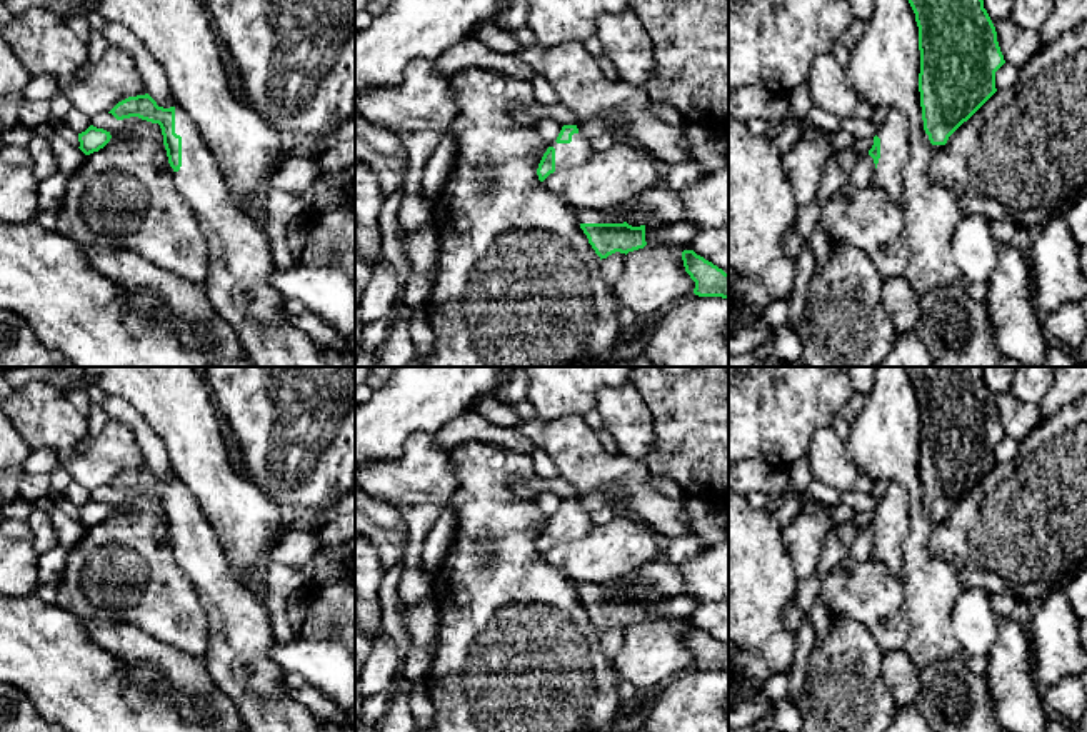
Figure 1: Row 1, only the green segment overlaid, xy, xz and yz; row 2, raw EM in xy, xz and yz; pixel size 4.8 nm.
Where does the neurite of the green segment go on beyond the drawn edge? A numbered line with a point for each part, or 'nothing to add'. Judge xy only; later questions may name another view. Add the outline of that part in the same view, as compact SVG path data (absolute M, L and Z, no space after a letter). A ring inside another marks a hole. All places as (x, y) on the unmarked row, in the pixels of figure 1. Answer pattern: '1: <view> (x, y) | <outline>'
1: xy (239, 661) | M175 480L175 507L182 510L182 540L173 545L173 555L208 617L205 667L213 682L237 705L248 732L322 732L320 720L290 695L287 672L270 659L270 647L277 642L265 605L253 599L242 580L230 575L213 529L180 480Z

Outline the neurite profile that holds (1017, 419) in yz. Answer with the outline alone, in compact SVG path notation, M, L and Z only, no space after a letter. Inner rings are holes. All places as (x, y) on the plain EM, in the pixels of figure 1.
M1010 392L992 394L992 397L1005 437L1020 442L1042 420L1037 404L1022 402Z

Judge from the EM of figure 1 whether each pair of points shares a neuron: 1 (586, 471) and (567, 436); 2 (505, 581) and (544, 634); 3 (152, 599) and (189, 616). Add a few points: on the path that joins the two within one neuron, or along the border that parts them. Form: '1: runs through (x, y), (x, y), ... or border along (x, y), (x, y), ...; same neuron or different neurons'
1: runs through (581, 462), (571, 444); same neuron
2: runs through (515, 594), (522, 601), (522, 612), (530, 621); same neuron
3: runs through (160, 601), (175, 616), (180, 616); same neuron

